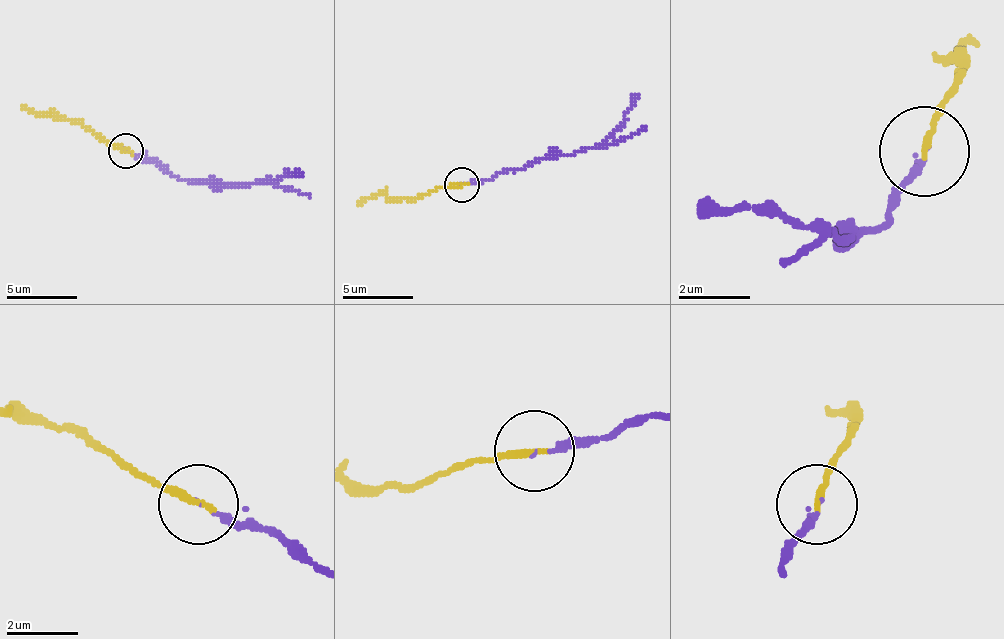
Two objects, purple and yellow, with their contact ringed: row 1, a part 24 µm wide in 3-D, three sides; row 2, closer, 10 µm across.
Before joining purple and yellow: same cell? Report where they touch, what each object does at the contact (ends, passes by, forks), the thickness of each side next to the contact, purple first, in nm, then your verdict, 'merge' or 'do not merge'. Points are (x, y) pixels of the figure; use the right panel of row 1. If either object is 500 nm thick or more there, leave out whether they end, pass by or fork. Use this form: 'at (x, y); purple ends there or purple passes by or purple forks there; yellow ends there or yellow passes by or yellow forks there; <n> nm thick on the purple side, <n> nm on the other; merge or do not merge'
at (924, 151); purple ends there; yellow ends there; 120 nm thick on the purple side, 240 nm on the other; merge

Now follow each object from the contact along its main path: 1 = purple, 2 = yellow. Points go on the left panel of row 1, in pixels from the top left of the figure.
1: (125, 151), (157, 159), (182, 180), (260, 183), (288, 173), (303, 176)
2: (125, 151), (79, 123), (36, 116), (22, 105)

